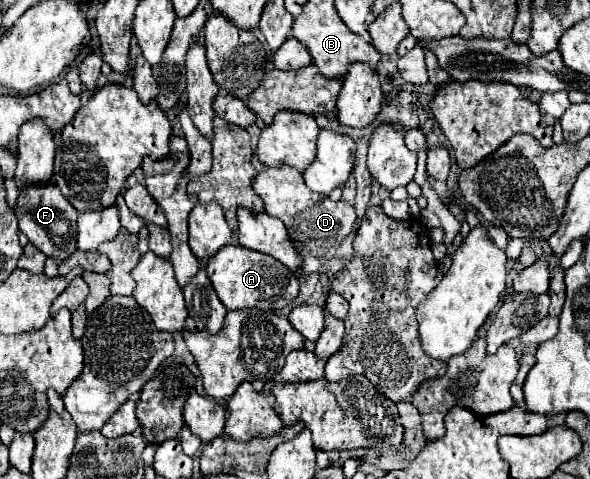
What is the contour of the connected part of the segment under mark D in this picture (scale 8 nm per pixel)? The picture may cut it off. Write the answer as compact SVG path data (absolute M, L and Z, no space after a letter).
M290 165L266 167L254 177L254 191L262 197L264 211L270 217L278 217L284 221L290 241L296 253L302 257L300 269L306 275L320 271L334 257L338 245L344 241L346 235L350 235L356 221L352 205L344 201L330 201L326 195L310 191L302 179L302 173Z

